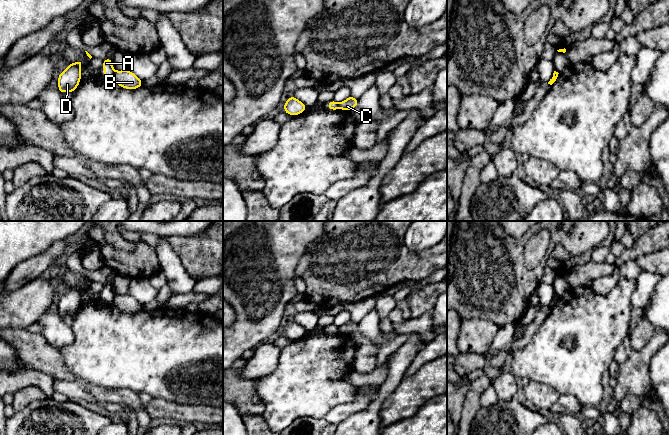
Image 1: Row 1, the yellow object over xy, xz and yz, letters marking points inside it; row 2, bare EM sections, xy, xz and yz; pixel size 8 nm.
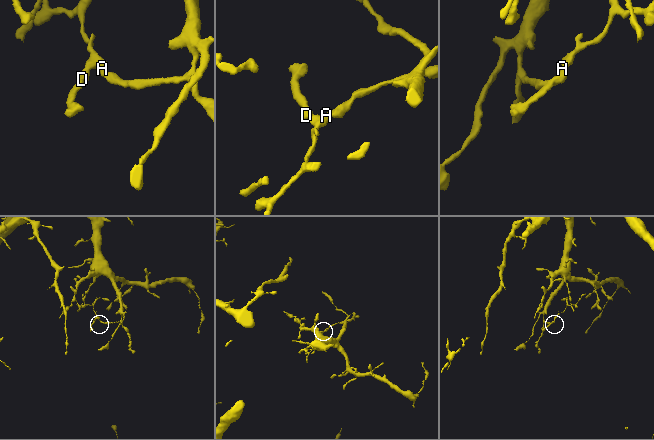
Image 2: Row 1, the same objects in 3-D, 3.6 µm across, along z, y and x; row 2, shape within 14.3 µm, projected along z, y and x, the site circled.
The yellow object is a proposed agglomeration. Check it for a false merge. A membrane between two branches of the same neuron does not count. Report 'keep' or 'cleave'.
cleave

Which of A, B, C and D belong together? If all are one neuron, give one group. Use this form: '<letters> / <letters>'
A D / B C

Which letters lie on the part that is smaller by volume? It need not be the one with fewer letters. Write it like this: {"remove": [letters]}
{"remove": ["A", "D"]}

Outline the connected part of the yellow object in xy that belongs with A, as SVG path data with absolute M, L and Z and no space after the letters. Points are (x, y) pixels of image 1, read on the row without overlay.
M107 282L107 283L103 284L103 292L104 292L104 296L103 296L104 302L107 304L112 304L115 295L112 290L111 282Z

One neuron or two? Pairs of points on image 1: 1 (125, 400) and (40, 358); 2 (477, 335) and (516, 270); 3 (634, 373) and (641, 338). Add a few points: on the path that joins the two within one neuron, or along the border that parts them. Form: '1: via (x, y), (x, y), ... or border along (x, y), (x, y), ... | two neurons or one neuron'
1: via (104, 395), (61, 373) | one neuron
2: border along (463, 318), (484, 318), (494, 322), (499, 327) | two neurons
3: border along (655, 331), (654, 335), (644, 345), (632, 350) | two neurons

